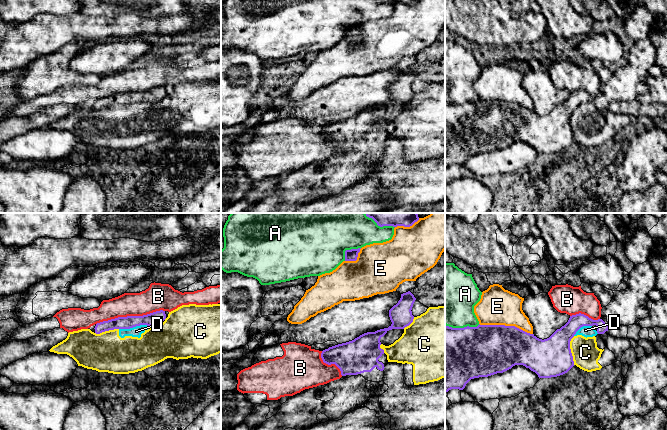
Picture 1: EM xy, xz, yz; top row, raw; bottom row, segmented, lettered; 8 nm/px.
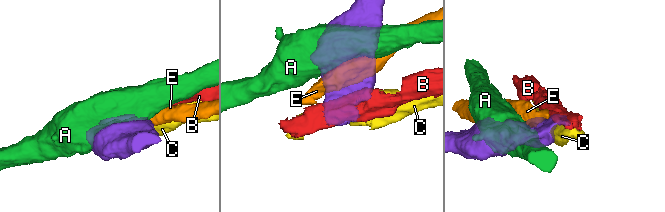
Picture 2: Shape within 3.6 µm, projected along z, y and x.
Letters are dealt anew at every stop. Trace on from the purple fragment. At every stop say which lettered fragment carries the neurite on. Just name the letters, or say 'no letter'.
no letter

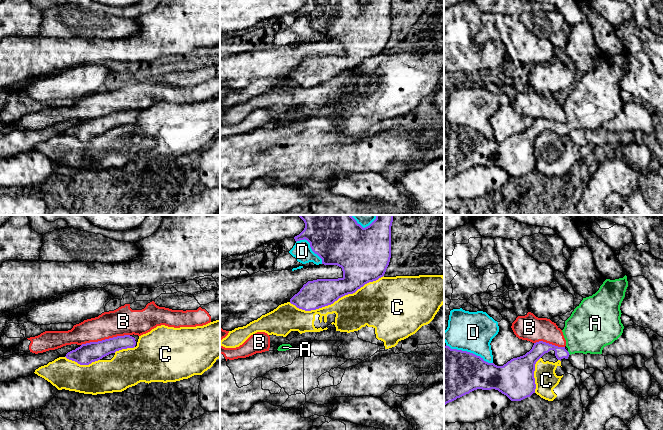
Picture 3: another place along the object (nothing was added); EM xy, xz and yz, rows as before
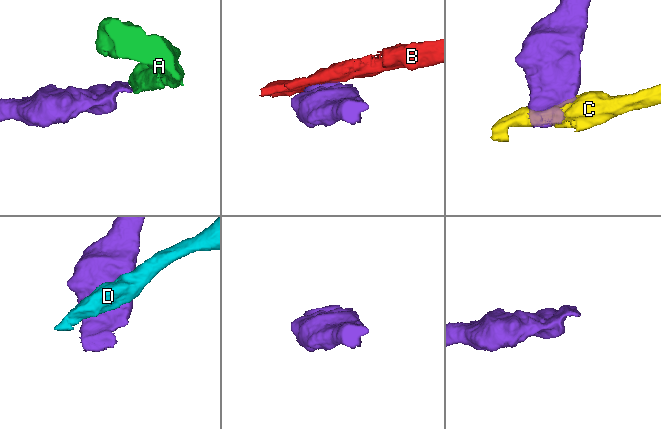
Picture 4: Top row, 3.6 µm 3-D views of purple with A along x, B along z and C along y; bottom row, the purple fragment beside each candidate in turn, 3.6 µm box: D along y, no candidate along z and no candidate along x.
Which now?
A

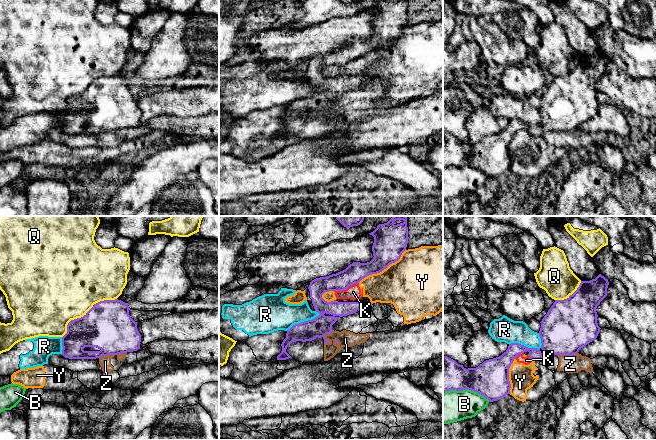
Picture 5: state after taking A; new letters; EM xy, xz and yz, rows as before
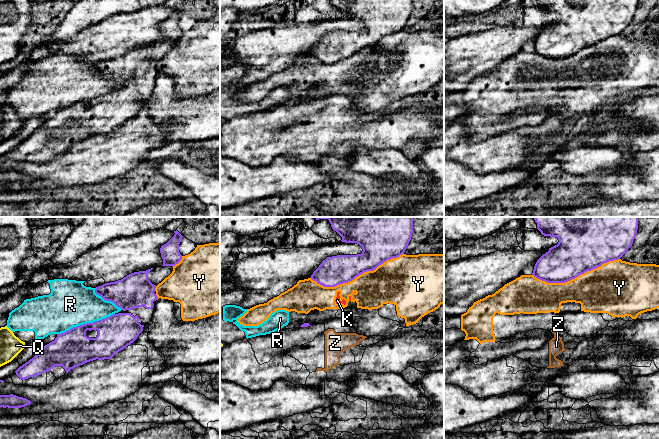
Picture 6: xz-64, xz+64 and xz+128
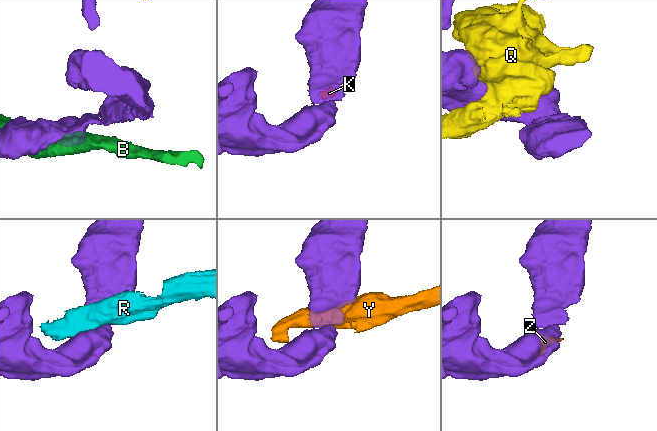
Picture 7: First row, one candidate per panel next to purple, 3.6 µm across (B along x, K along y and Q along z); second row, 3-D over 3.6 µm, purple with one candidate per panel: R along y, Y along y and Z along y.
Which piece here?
no letter

